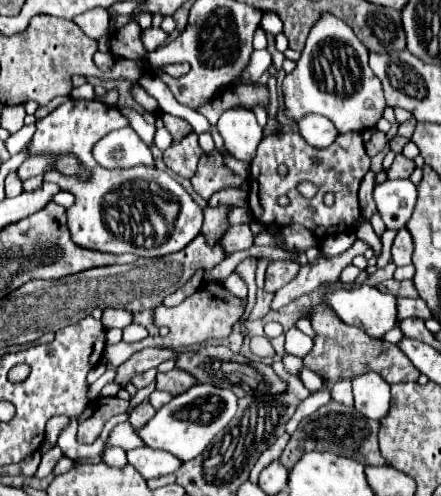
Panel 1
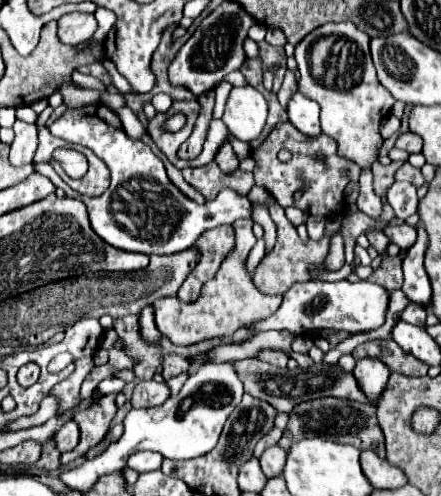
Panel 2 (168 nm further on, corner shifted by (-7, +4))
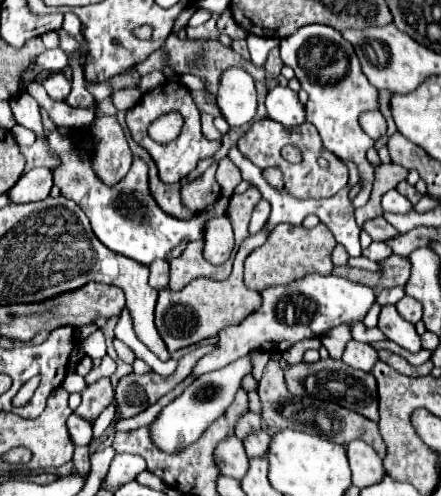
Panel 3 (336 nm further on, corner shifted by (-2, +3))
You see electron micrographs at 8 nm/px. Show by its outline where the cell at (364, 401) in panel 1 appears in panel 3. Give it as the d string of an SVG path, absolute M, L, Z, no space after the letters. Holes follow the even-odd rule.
M350 341L346 345L346 351L344 351L344 357L342 361L354 369L360 369L360 371L366 371L370 373L374 363L378 361L378 355L376 355L376 349L372 349L370 345L366 343L358 343L358 341Z

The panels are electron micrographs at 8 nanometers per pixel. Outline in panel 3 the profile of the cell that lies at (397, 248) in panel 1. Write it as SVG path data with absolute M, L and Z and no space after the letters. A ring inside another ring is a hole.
M384 217L370 219L362 229L372 237L372 241L390 241L398 235L398 231Z

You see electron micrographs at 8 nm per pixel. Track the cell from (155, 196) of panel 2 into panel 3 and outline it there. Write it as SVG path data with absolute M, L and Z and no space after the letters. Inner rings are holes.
M54 129L48 135L50 147L58 153L62 159L62 165L56 167L54 173L54 185L60 187L62 195L66 199L72 199L82 211L88 215L92 221L92 231L94 235L114 253L130 257L138 263L150 265L154 259L166 259L174 247L182 245L184 241L198 241L204 239L204 229L210 217L222 217L228 215L230 207L230 197L222 195L218 201L210 203L206 211L196 213L190 219L178 219L168 215L166 211L160 209L156 199L152 197L152 191L148 187L148 165L142 157L134 155L132 167L124 179L120 179L114 185L106 185L92 169L92 157L94 151L90 153L86 145L86 129L70 131L70 133L60 133Z

